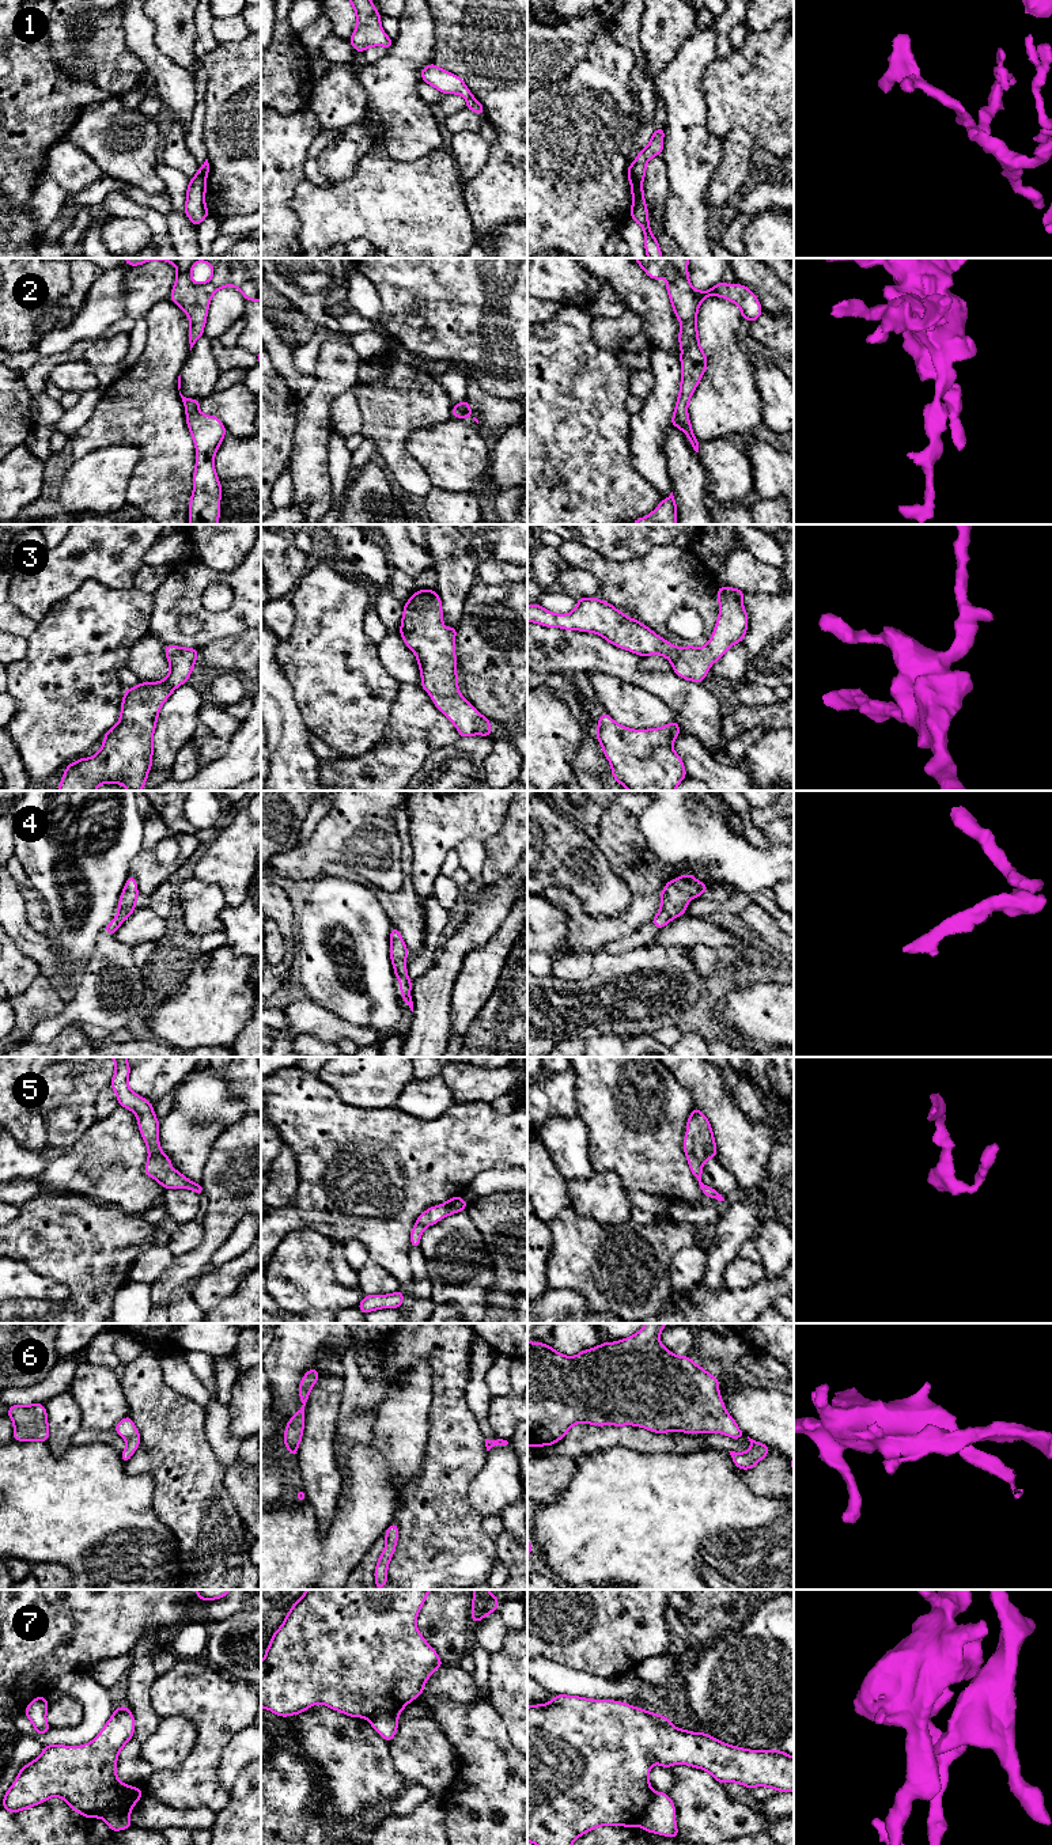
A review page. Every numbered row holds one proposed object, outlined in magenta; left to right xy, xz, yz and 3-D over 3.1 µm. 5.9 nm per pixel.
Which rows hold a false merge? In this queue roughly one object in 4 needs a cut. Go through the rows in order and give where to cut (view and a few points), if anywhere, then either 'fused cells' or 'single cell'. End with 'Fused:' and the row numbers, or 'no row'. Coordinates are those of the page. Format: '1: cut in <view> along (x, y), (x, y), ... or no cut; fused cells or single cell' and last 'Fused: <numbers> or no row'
1: cut in yz along (631, 165), (632, 174), (640, 184); fused cells
2: no cut; single cell
3: no cut; single cell
4: no cut; single cell
5: no cut; single cell
6: no cut; single cell
7: cut in xy along (129, 1808), (112, 1803), (99, 1817); fused cells
Fused: 1, 7

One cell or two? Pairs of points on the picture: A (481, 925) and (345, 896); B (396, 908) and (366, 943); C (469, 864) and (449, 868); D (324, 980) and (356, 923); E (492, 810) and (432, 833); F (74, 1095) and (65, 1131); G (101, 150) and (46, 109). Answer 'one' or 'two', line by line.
A: two
B: two
C: two
D: one
E: one
F: one
G: two

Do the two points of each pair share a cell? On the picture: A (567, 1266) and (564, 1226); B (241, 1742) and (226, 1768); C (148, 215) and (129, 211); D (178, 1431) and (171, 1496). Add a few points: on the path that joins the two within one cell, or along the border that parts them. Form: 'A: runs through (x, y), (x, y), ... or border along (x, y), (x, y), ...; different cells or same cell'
A: runs through (567, 1257), (567, 1235); same cell
B: runs through (241, 1749), (233, 1761); same cell
C: runs through (144, 213), (133, 211); same cell
D: runs through (176, 1447), (176, 1473), (171, 1480); same cell

